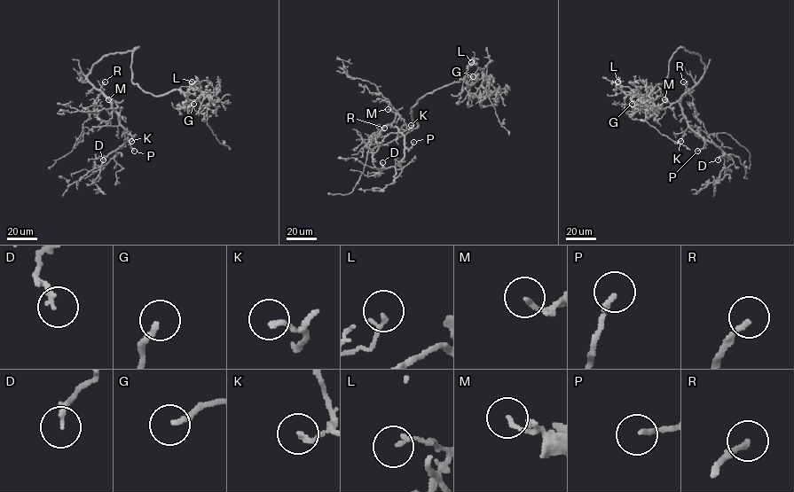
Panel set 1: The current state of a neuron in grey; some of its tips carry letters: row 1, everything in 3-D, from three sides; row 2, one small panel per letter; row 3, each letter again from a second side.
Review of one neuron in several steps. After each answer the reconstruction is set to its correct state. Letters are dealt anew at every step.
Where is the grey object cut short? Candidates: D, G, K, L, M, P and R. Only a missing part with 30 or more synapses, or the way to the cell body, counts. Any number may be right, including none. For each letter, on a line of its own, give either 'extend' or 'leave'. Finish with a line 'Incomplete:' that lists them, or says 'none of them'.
D: leave
G: extend
K: leave
L: leave
M: leave
P: leave
R: leave
Incomplete: G

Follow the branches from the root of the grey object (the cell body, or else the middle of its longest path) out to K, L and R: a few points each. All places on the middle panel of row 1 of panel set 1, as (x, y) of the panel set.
K: (404, 136), (372, 149), (366, 146), (386, 126), (390, 124), (403, 132), (411, 125)
L: (404, 136), (418, 126), (411, 113), (417, 101), (436, 89), (461, 81), (471, 62)
R: (404, 136), (369, 149), (366, 145), (384, 128)

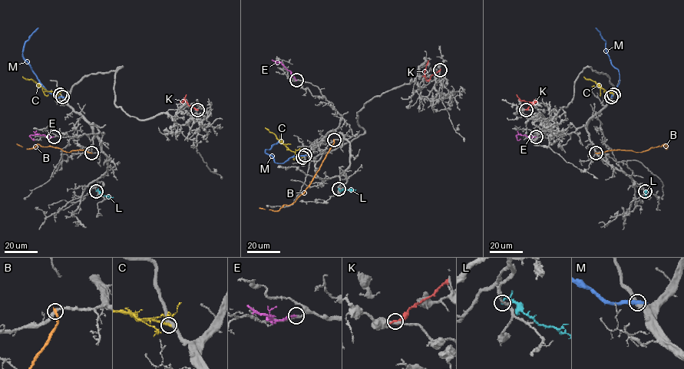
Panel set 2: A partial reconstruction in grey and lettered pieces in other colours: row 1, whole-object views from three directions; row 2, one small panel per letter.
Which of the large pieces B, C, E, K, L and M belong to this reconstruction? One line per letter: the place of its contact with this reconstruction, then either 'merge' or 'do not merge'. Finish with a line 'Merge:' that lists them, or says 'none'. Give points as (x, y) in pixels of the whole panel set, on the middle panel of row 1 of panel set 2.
B: meets grey at (334, 140); do not merge
C: meets grey at (302, 157); merge
E: meets grey at (296, 80); do not merge
K: meets grey at (440, 70); do not merge
L: meets grey at (338, 189); do not merge
M: meets grey at (305, 155); do not merge
Merge: C

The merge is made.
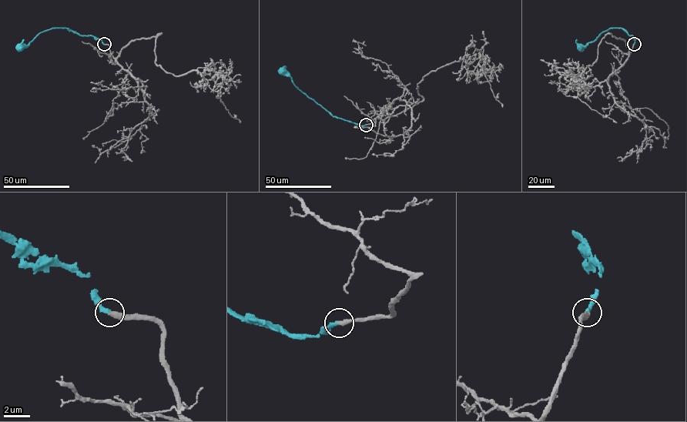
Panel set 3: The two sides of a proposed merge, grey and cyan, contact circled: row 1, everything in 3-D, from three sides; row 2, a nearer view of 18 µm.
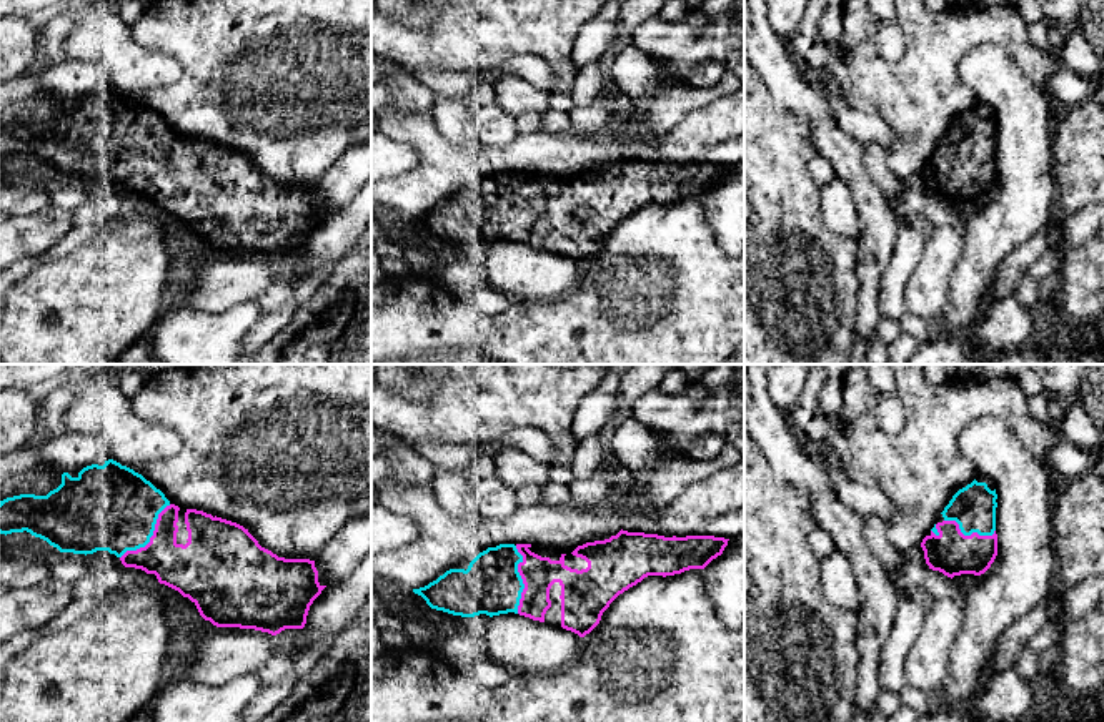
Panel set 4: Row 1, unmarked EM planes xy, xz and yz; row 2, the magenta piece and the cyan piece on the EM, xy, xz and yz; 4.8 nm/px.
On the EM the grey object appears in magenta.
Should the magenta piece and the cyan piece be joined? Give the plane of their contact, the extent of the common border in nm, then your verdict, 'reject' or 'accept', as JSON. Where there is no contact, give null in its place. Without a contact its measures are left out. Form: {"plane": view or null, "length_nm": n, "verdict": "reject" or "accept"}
{"plane": "xz", "length_nm": 320, "verdict": "accept"}

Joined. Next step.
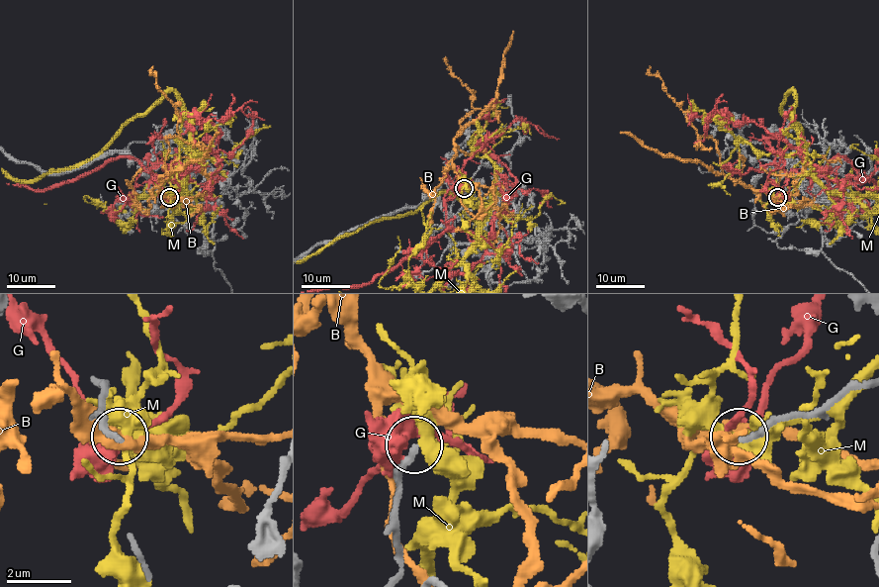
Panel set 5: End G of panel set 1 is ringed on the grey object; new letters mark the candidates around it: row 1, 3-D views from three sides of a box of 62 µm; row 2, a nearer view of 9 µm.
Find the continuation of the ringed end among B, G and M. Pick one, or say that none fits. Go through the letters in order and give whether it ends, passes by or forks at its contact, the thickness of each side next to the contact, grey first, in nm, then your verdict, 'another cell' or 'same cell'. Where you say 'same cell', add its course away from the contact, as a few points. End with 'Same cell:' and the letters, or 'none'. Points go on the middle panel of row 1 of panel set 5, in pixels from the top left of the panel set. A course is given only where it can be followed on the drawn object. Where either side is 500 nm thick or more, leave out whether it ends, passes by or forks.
B: it passes by; 260 nm thick on the grey side, 240 nm on the other; another cell
G: it passes by; 260 nm thick on the grey side, 480 nm on the other; another cell
M: it forks there; 190 nm thick on the grey side, 380 nm on the other; another cell
Same cell: none

